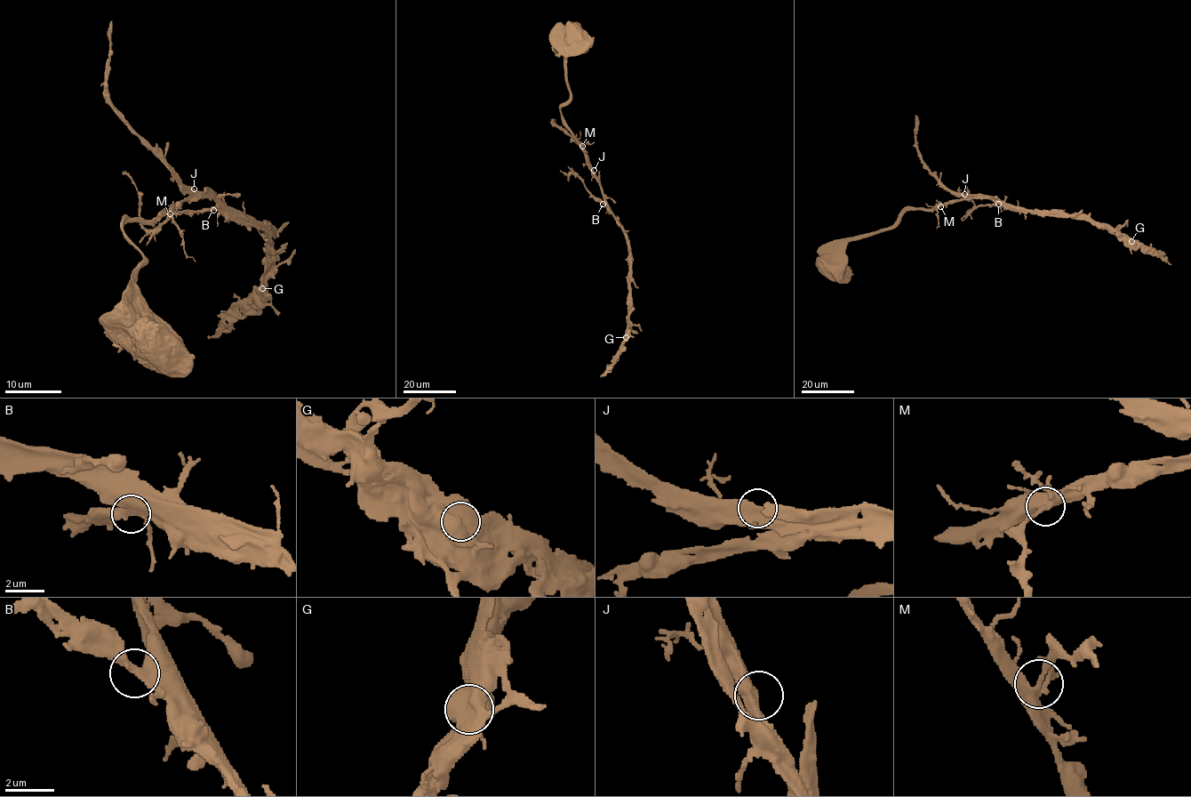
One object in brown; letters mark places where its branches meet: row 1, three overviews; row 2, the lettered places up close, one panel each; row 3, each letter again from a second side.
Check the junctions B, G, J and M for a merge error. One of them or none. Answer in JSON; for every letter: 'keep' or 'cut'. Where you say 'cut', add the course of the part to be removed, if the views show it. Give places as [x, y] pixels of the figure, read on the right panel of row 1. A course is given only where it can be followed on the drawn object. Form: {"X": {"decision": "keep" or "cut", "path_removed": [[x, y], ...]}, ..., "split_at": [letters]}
{"B": {"decision": "keep"}, "G": {"decision": "keep"}, "J": {"decision": "keep"}, "M": {"decision": "keep"}, "split_at": []}

